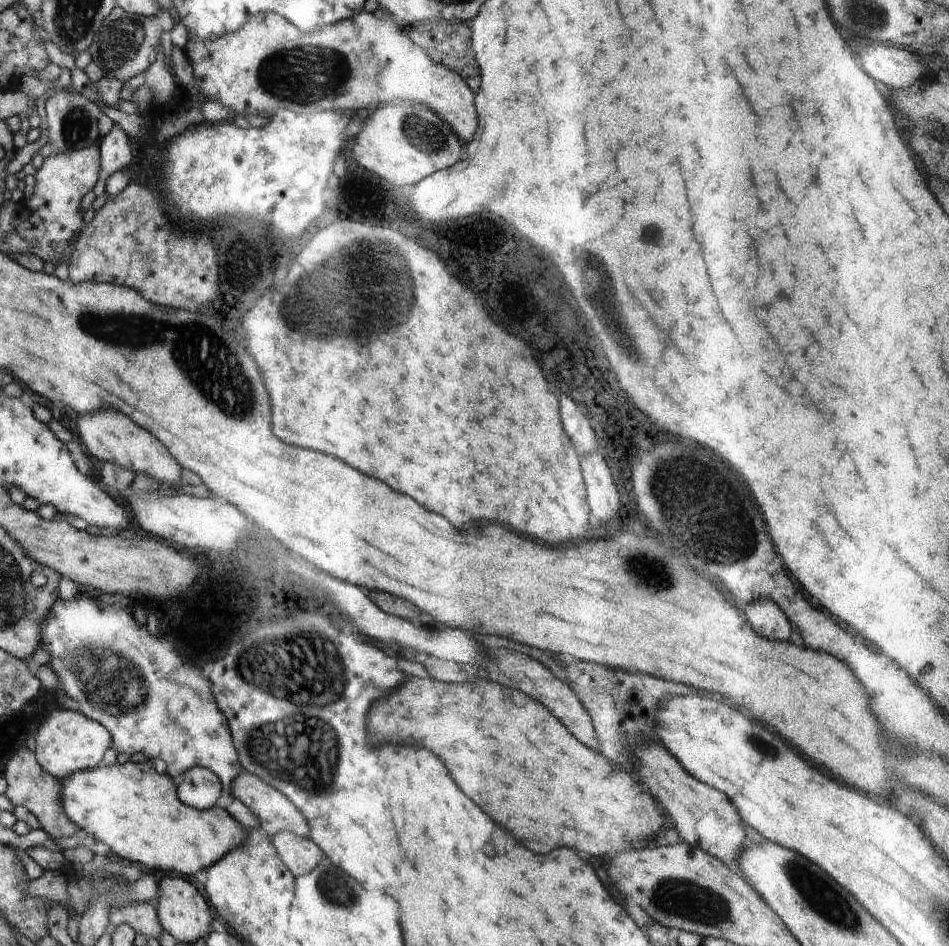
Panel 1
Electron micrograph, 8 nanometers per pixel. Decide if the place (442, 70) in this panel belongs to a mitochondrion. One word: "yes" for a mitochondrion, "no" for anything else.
no

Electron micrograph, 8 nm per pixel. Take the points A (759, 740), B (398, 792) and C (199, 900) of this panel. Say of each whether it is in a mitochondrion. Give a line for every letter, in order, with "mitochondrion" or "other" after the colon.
A: mitochondrion
B: other
C: other

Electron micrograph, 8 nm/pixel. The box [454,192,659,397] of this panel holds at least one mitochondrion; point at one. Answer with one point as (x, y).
(602, 287)

